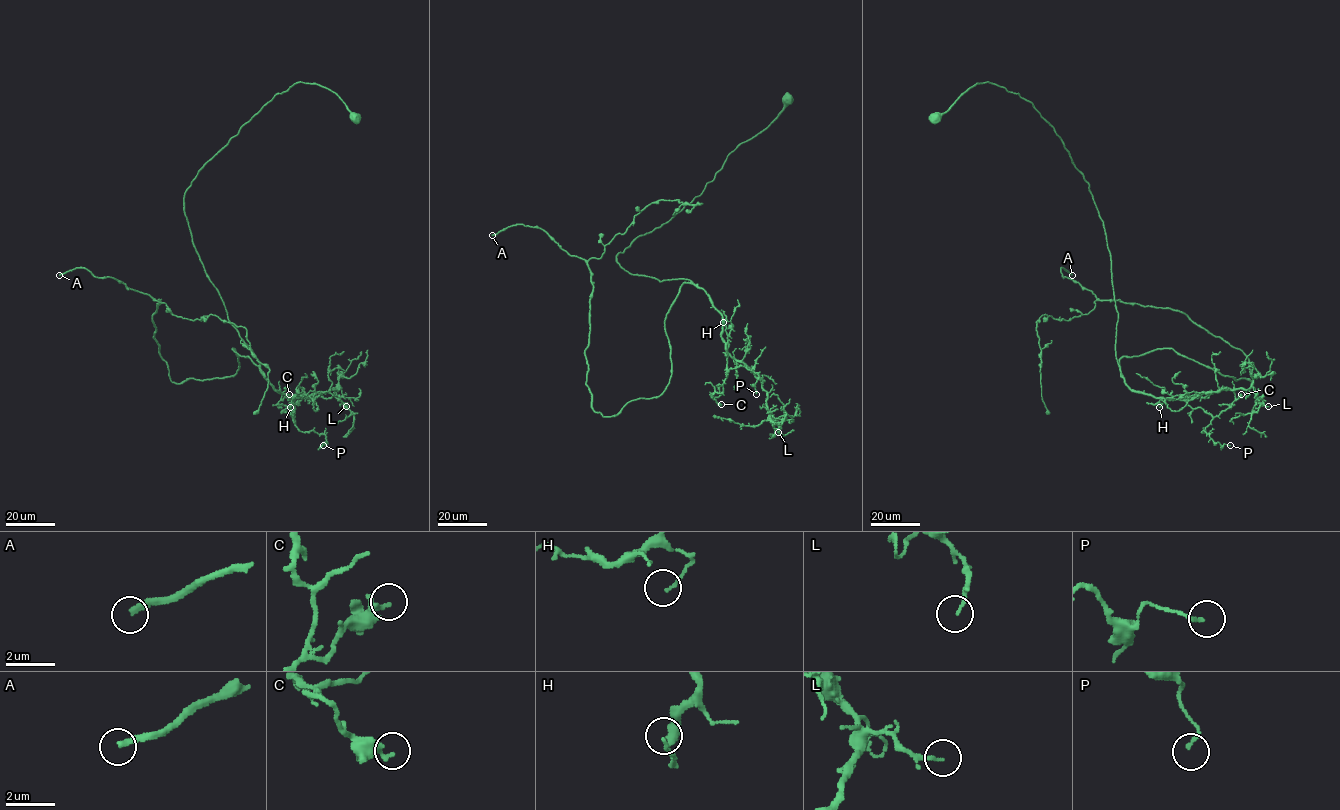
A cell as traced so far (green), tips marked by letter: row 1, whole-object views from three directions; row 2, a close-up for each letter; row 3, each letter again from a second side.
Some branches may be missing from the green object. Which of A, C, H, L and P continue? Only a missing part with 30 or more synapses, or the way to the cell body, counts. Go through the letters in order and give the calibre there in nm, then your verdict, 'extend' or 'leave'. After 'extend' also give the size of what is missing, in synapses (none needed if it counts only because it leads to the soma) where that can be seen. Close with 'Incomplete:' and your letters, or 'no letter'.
A: 240 nm thick; extend; about 170 synapses
C: 280 nm thick; leave
H: 90 nm thick; leave
L: 130 nm thick; leave
P: 140 nm thick; leave
Incomplete: A

